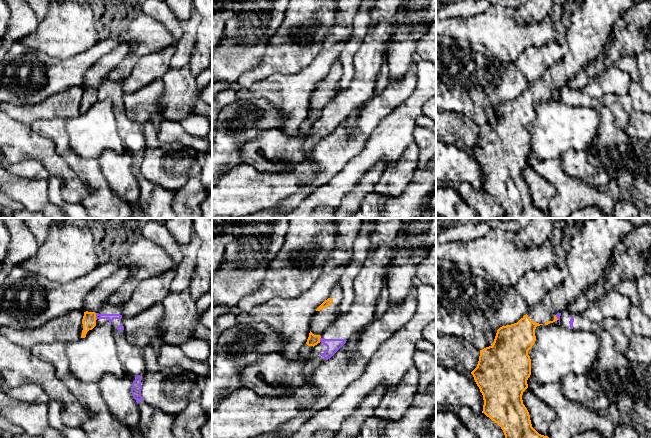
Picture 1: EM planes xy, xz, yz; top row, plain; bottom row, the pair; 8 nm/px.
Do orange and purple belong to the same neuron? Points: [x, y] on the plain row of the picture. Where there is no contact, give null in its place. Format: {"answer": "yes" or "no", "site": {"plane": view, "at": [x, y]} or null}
{"answer": "no", "site": {"plane": "xy", "at": [95, 92]}}

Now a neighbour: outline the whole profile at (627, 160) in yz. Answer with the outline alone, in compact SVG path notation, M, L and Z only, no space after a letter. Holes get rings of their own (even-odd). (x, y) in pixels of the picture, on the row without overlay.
M570 86L560 87L556 90L556 93L559 96L559 100L567 105L587 106L599 112L601 116L599 133L591 146L585 150L588 162L598 170L606 171L611 179L616 181L623 196L651 210L651 140L631 138L625 133L624 129L617 128L615 117L603 99L593 98L585 94L582 90Z

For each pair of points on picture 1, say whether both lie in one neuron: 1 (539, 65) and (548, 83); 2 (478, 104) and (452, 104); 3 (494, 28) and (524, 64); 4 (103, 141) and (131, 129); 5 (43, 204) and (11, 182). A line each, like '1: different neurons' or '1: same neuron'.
1: different neurons
2: same neuron
3: different neurons
4: different neurons
5: same neuron

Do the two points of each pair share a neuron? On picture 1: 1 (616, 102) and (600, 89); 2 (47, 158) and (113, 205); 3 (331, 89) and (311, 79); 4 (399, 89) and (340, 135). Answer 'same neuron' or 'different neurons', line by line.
1: different neurons
2: different neurons
3: different neurons
4: same neuron

